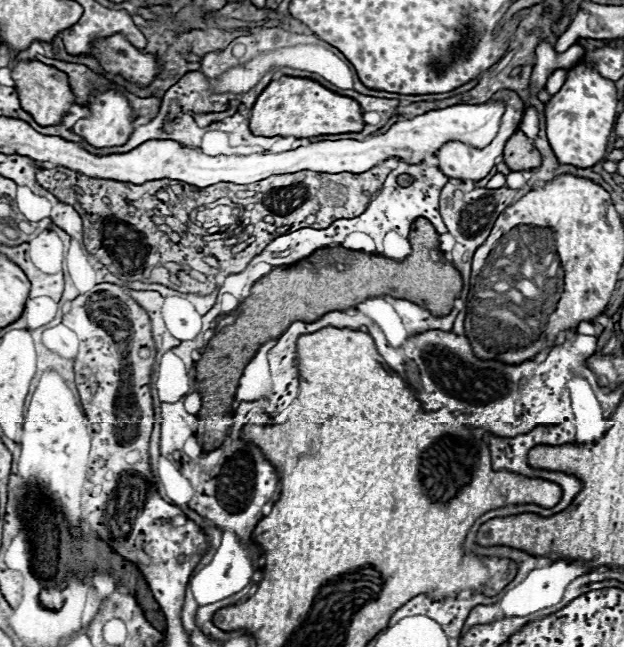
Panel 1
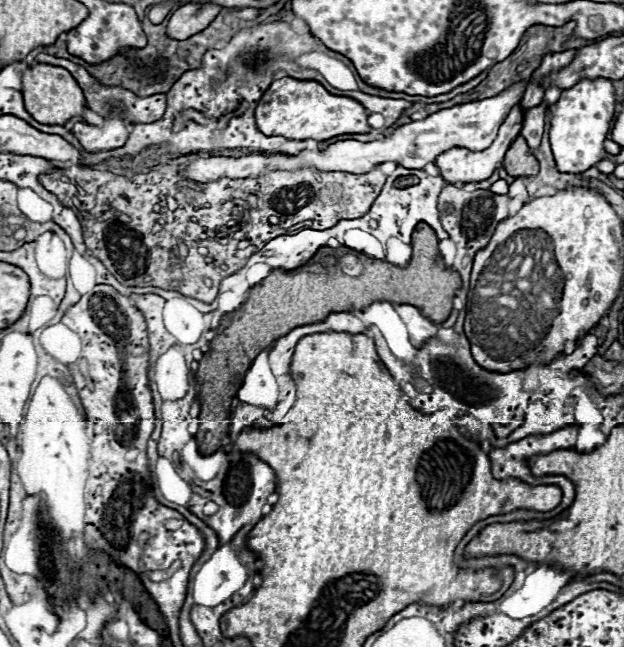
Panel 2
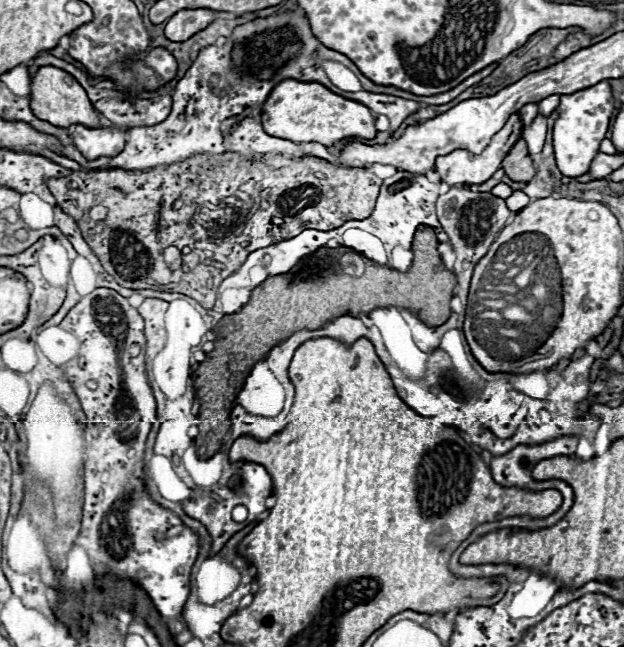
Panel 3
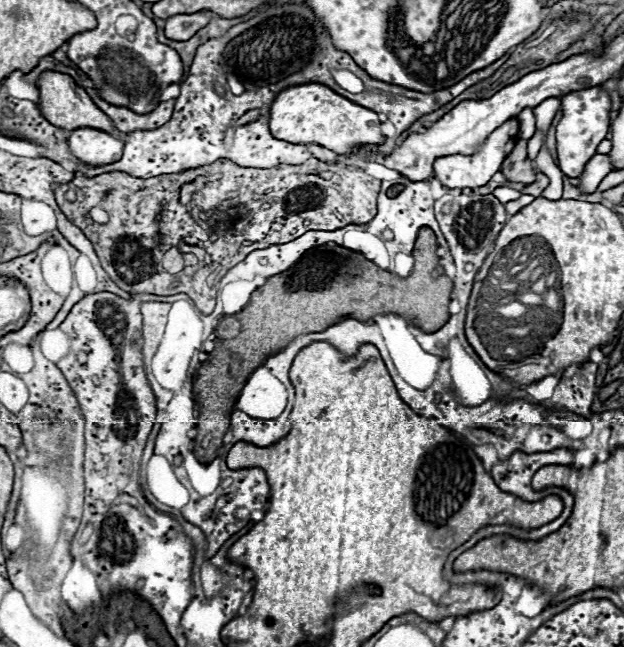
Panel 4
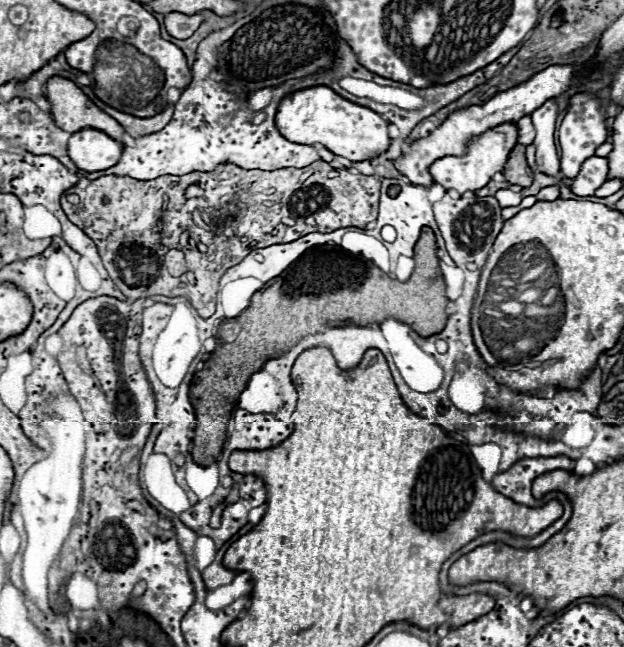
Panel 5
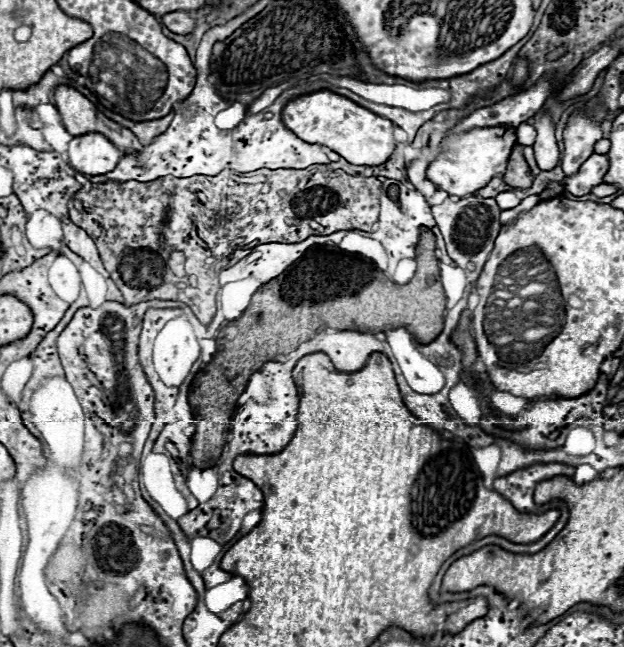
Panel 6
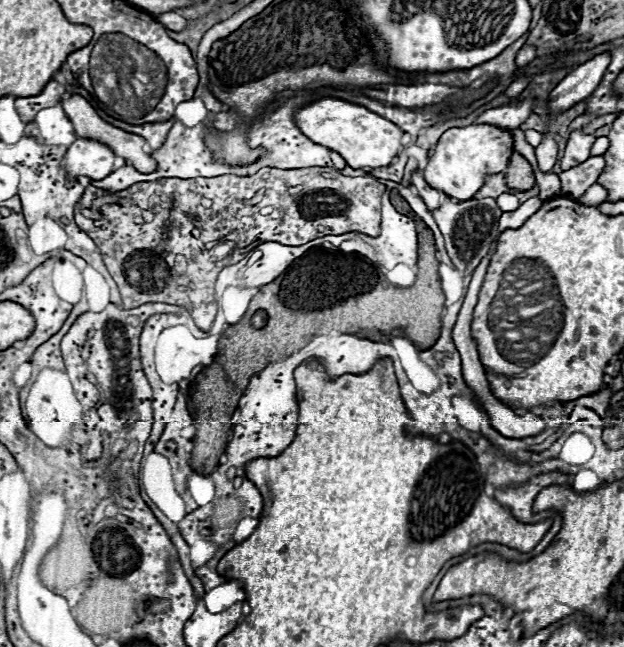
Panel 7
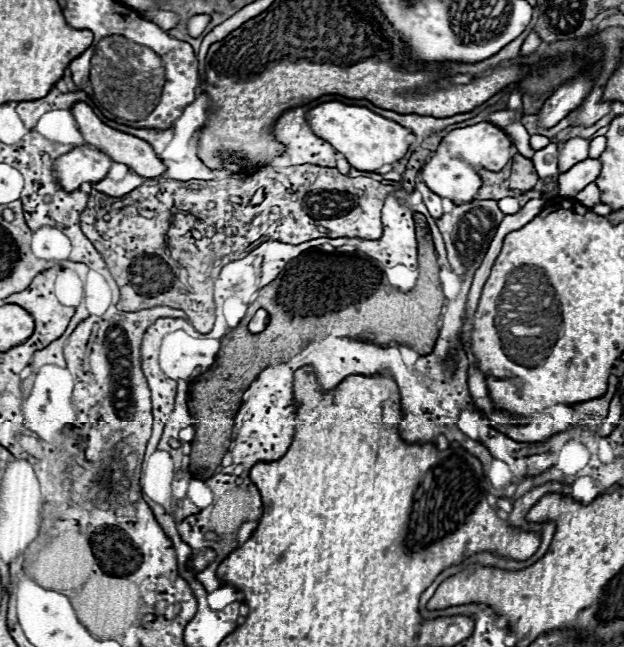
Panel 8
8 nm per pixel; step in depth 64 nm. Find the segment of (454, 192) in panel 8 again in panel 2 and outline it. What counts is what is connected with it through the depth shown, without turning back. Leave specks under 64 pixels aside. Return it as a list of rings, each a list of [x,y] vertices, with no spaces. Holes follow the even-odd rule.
[[[516,106],[514,110],[510,110],[508,118],[506,118],[504,124],[500,126],[500,132],[498,132],[496,140],[492,142],[492,146],[486,148],[486,150],[482,150],[482,152],[470,152],[470,150],[466,150],[466,148],[452,148],[452,150],[440,154],[440,156],[436,158],[436,166],[438,166],[438,170],[440,170],[440,176],[442,176],[448,184],[456,184],[456,182],[462,182],[462,184],[464,184],[464,182],[482,182],[482,180],[488,180],[488,178],[492,176],[492,172],[494,172],[496,168],[500,168],[500,164],[502,164],[502,160],[504,160],[504,154],[506,154],[506,150],[510,148],[510,144],[514,142],[514,138],[520,136],[522,118],[524,118],[524,114],[522,114],[522,108],[520,108],[520,106]]]

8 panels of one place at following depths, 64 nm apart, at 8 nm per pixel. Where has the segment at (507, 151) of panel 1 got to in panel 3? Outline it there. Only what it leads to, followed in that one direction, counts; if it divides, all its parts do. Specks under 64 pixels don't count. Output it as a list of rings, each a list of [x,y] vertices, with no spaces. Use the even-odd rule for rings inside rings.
[[[520,138],[514,148],[508,152],[508,156],[502,162],[502,168],[506,170],[506,176],[514,182],[530,182],[536,174],[532,158],[526,150],[526,142]]]

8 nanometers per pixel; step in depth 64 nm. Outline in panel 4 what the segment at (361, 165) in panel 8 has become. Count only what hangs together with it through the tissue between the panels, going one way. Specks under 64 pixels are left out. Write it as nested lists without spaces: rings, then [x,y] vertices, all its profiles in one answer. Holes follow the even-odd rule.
[[[302,84],[284,88],[270,108],[270,132],[292,144],[320,144],[336,154],[354,156],[366,144],[384,144],[376,112],[358,106],[324,84]]]

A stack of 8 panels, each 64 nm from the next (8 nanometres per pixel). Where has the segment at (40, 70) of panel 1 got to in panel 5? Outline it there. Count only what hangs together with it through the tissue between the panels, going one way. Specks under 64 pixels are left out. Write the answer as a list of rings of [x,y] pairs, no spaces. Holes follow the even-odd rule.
[[[54,76],[48,80],[46,90],[46,98],[52,106],[52,118],[62,130],[76,134],[80,130],[94,128],[124,144],[124,128],[112,116],[102,112],[74,82]]]

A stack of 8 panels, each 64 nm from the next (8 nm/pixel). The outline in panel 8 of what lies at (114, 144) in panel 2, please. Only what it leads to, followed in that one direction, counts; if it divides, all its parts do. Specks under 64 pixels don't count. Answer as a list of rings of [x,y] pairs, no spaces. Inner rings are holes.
[[[78,146],[72,152],[56,158],[52,170],[56,180],[62,184],[62,188],[66,192],[74,192],[84,182],[90,184],[100,182],[108,174],[110,166],[112,160],[104,152],[88,146]]]

